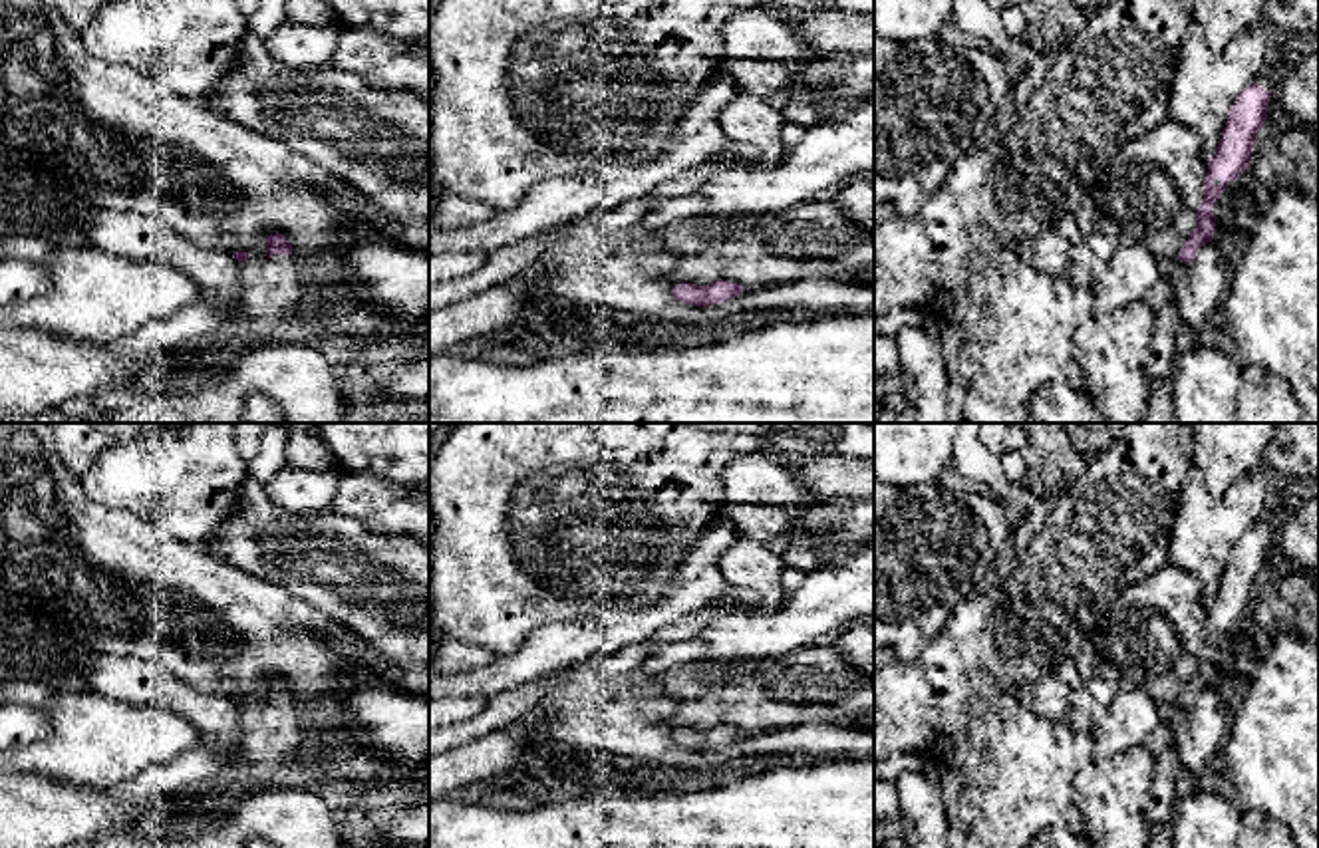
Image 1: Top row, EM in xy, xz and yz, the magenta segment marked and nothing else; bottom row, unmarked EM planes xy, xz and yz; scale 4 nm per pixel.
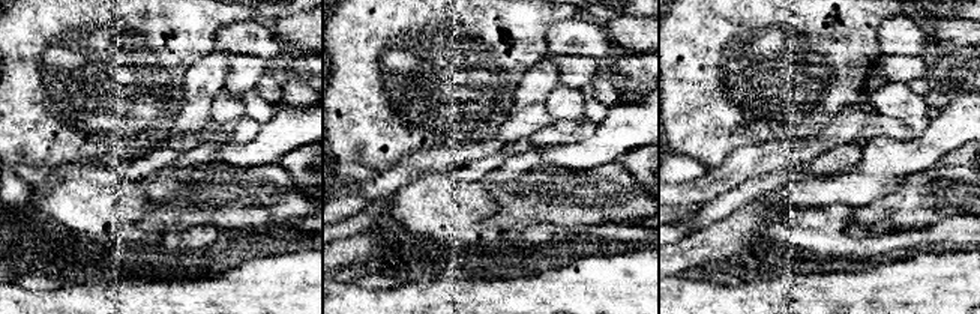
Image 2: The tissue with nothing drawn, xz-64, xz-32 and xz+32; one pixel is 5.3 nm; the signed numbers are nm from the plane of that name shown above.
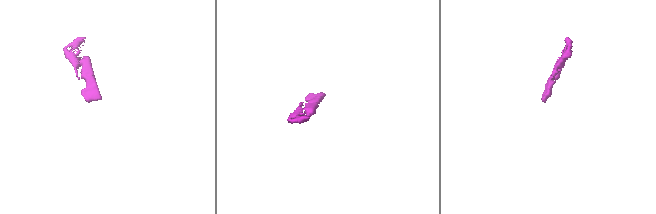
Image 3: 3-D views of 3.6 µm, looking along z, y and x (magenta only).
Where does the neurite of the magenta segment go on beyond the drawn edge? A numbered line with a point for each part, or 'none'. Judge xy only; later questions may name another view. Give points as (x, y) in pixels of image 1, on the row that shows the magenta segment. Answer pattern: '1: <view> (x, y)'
1: xy (273, 288)

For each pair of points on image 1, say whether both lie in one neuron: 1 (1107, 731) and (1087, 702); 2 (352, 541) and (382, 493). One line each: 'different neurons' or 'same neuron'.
1: different neurons
2: different neurons

